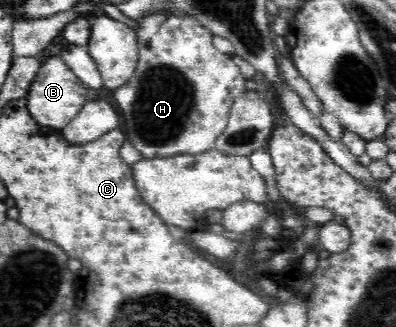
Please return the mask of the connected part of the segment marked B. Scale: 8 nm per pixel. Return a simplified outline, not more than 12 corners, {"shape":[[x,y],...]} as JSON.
{"shape":[[61,56],[41,64],[26,106],[58,131],[87,102],[88,87]]}

